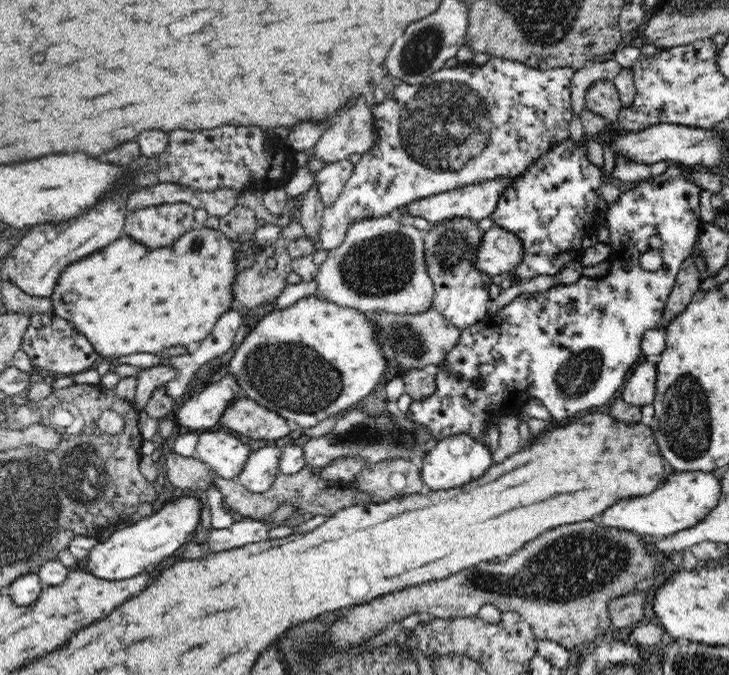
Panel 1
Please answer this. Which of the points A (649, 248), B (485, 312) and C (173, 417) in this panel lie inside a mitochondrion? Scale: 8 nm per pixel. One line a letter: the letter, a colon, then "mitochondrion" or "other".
A: other
B: other
C: other

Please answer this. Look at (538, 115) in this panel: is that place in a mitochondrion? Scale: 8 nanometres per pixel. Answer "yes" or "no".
no

